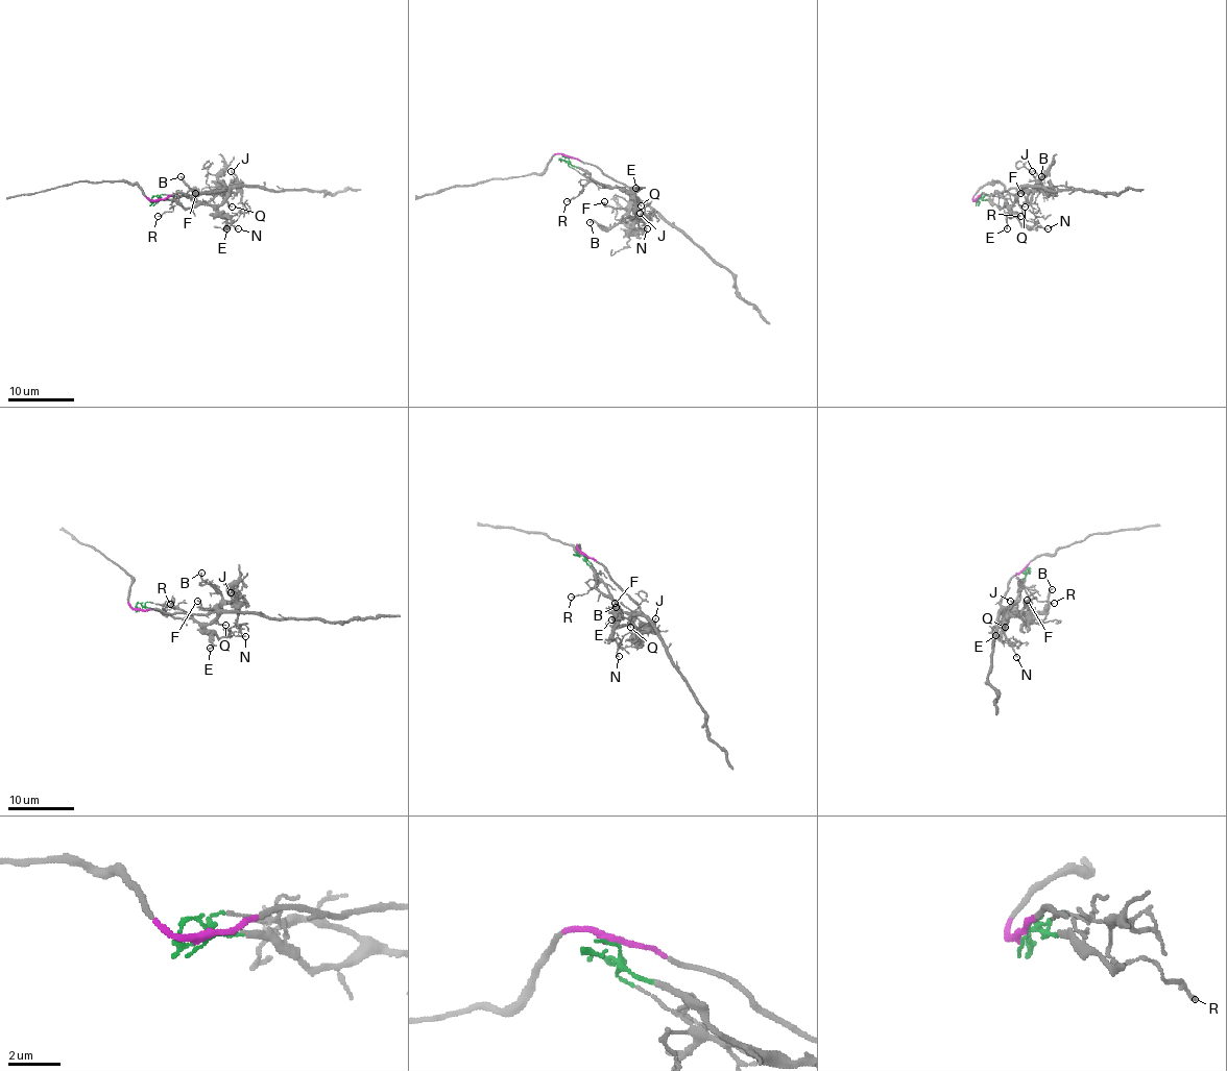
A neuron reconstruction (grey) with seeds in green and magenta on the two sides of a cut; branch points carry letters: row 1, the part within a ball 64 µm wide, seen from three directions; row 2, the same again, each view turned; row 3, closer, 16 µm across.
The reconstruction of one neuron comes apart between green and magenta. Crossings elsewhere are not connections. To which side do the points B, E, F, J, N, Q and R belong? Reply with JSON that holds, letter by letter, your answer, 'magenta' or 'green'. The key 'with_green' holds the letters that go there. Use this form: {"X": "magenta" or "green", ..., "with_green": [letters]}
{"B": "magenta", "E": "green", "F": "magenta", "J": "magenta", "N": "green", "Q": "magenta", "R": "green", "with_green": ["E", "N", "R"]}

